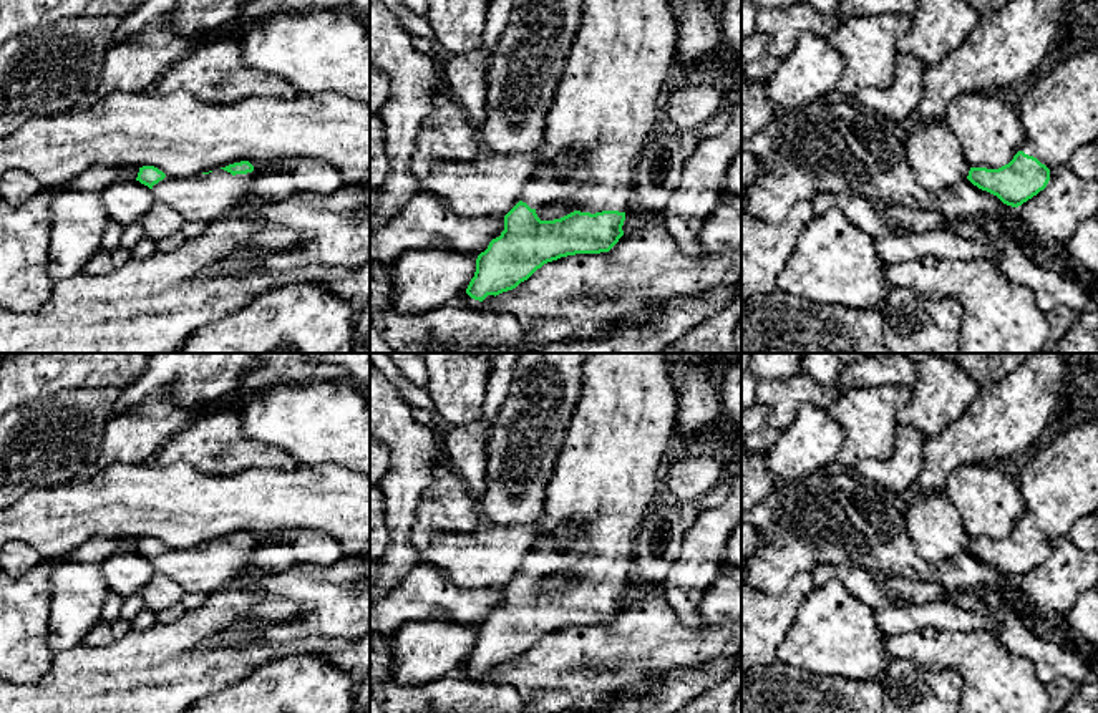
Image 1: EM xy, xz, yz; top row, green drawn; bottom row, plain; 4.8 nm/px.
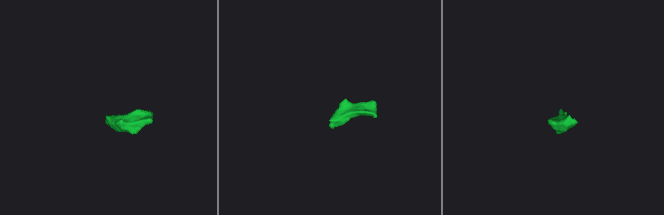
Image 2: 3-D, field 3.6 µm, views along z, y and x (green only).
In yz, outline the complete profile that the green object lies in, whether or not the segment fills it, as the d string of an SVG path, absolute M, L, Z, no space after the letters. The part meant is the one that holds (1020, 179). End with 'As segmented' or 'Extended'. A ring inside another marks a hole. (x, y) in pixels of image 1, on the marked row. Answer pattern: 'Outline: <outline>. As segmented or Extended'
Outline: M1098 43L1057 63L1047 76L1030 85L1015 109L1025 131L1022 149L998 169L970 167L967 176L974 186L1012 207L1043 191L1052 169L1068 164L1078 148L1098 139Z. Extended

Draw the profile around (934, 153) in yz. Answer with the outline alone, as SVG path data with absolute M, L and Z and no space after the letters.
M945 123L909 128L904 148L916 179L929 191L945 189L969 176L962 144Z

